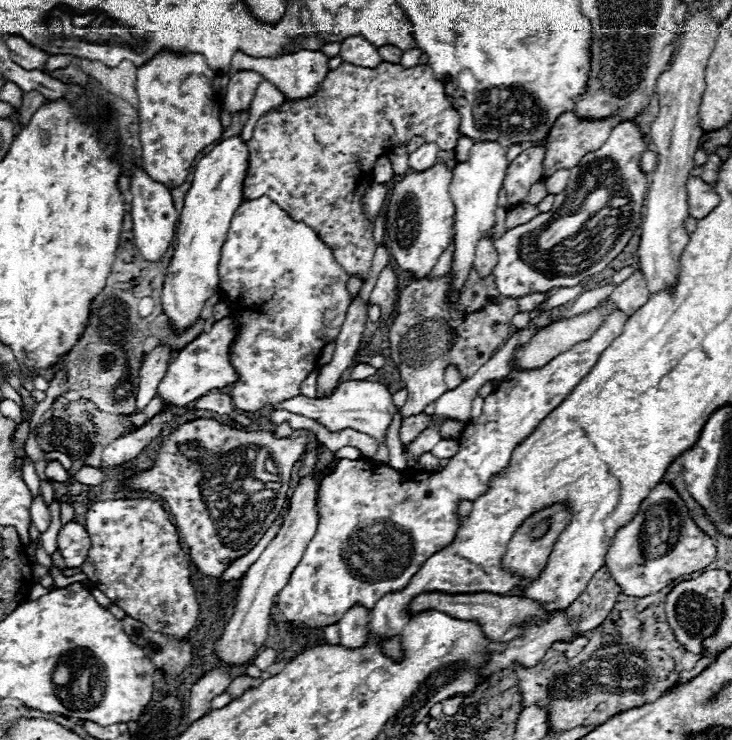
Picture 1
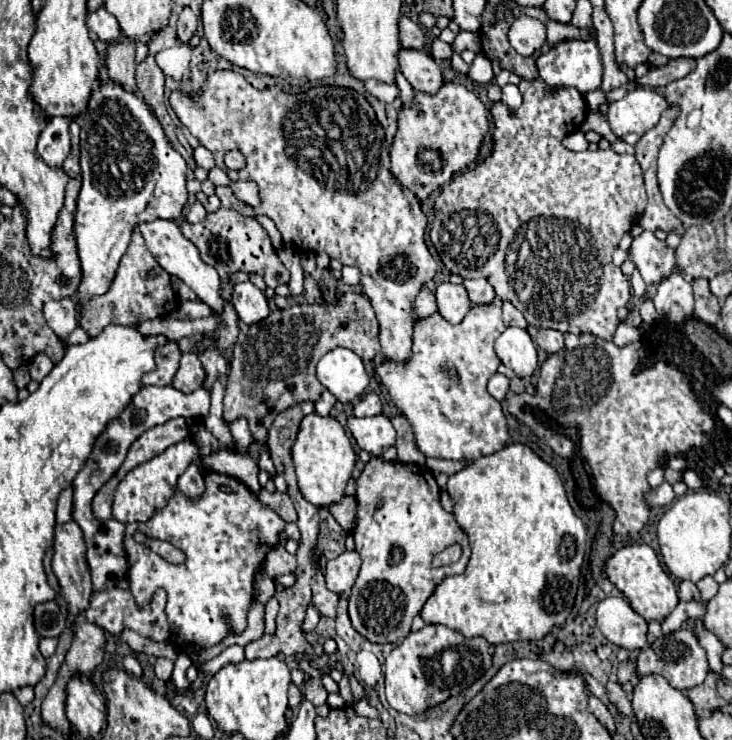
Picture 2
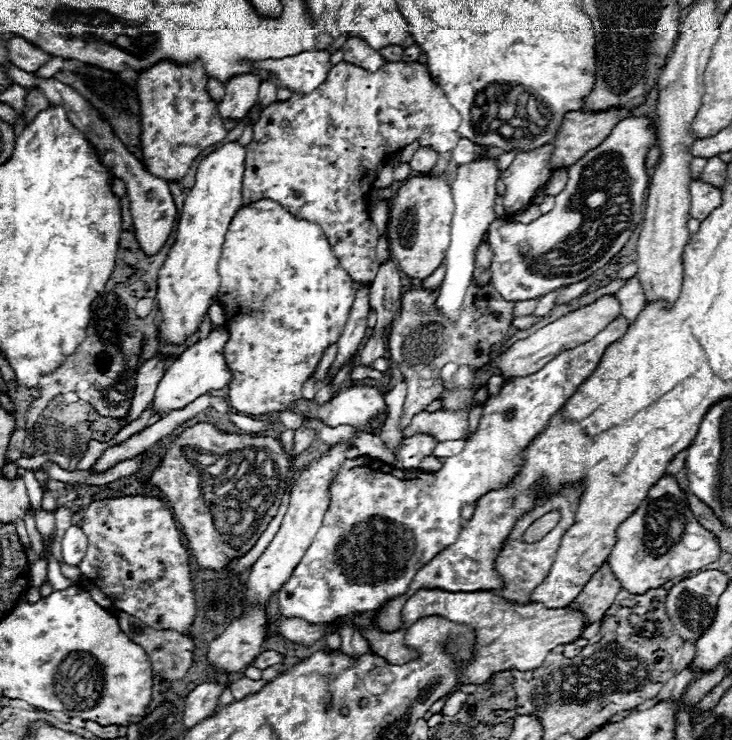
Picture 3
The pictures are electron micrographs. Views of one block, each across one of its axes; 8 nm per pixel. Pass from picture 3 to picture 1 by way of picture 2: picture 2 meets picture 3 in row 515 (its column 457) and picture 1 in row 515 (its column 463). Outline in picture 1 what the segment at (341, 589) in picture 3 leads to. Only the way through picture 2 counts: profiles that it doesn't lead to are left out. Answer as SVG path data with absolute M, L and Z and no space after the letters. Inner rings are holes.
M616 310L606 318L606 322L594 332L590 340L584 340L574 348L558 354L538 370L512 372L508 378L504 378L500 386L488 398L484 398L484 410L480 414L478 426L464 428L458 454L448 458L448 464L438 474L418 472L414 468L398 472L372 458L342 460L334 474L330 474L320 488L318 530L296 570L292 572L288 584L278 594L280 612L290 622L302 622L310 628L324 628L328 624L336 624L356 604L372 610L372 606L384 594L404 590L410 578L432 554L454 542L456 532L462 524L458 520L458 504L462 500L474 502L480 494L488 492L490 478L504 472L514 448L520 446L520 442L524 442L528 434L532 434L532 430L536 430L536 426L540 426L540 422L552 410L556 410L556 406L560 406L564 398L568 398L568 394L572 394L578 382L594 368L600 354L612 344L614 338L622 334L626 320L628 316Z

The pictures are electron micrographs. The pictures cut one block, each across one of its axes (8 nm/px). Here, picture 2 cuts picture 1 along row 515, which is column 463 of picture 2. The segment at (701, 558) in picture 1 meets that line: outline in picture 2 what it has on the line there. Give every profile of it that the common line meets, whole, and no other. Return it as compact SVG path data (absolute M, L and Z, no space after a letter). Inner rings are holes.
M428 624L418 632L410 632L386 658L386 700L404 714L420 714L442 700L460 694L484 674L492 664L490 644L484 638L464 638L460 632L440 624Z

